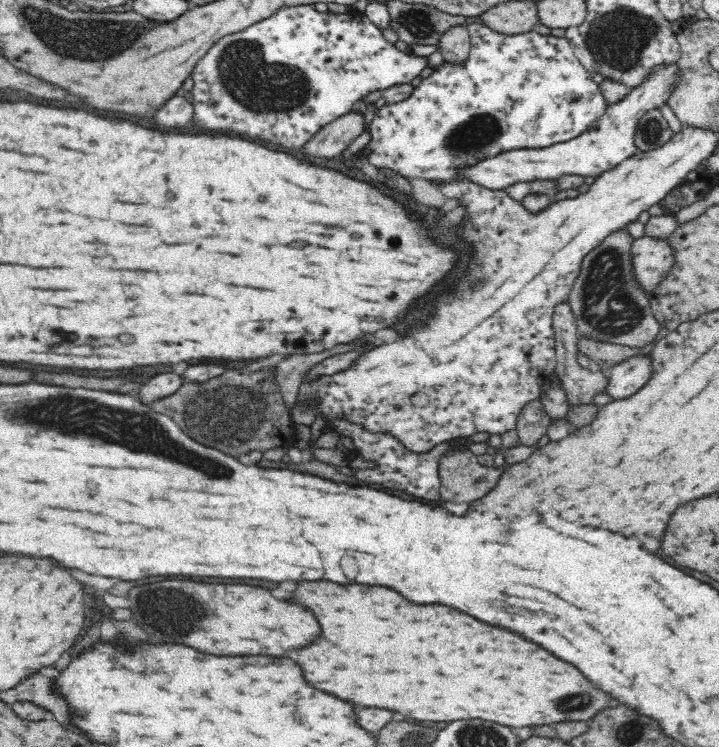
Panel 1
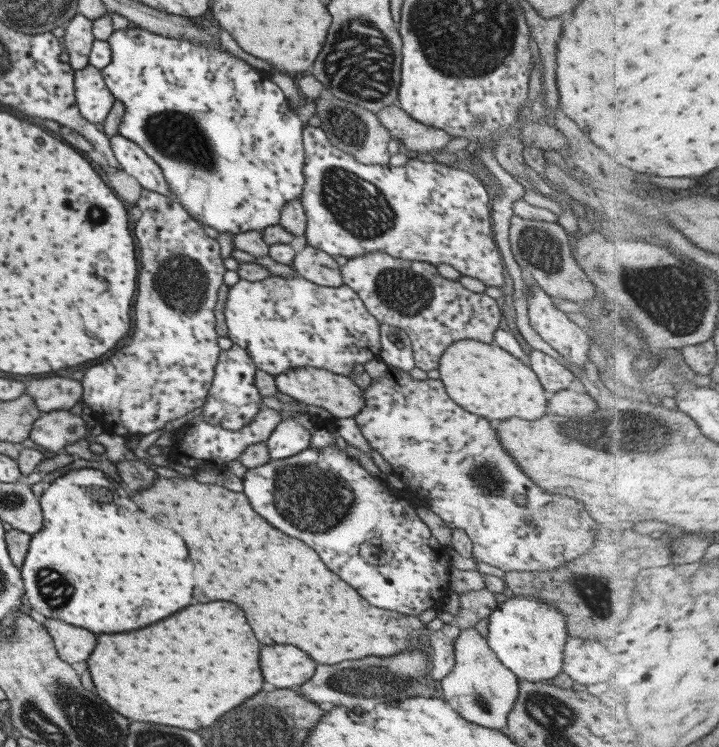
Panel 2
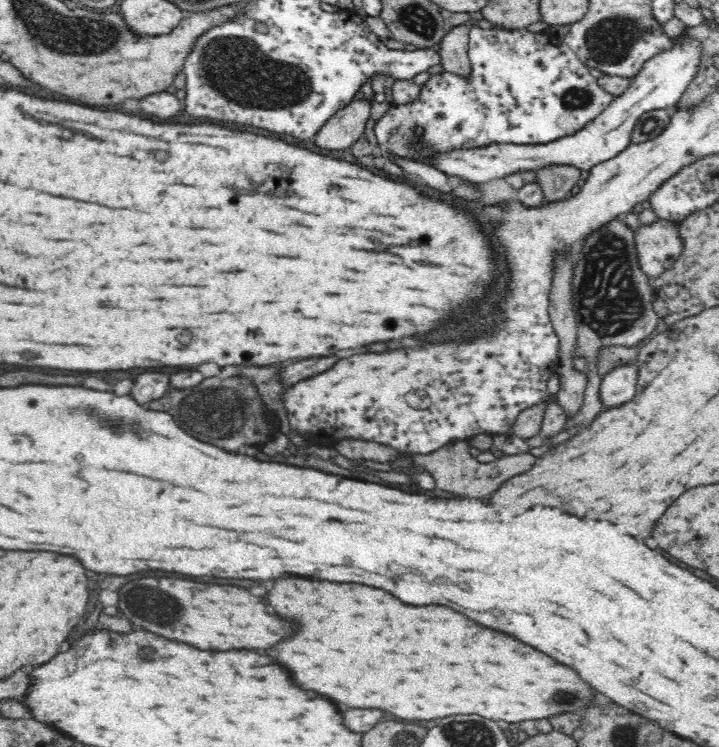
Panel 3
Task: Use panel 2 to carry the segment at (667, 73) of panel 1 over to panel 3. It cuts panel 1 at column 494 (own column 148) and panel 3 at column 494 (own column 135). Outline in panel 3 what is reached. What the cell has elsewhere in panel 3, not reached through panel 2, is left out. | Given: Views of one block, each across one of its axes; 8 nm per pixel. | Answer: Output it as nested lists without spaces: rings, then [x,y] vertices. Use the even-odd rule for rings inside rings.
[[[695,40],[674,42],[672,50],[660,52],[648,60],[622,96],[614,100],[582,130],[572,136],[564,136],[548,144],[492,144],[472,150],[452,150],[434,158],[434,166],[448,176],[458,176],[464,182],[488,184],[498,178],[508,178],[518,172],[532,172],[550,166],[571,166],[582,172],[590,172],[594,166],[616,158],[632,143],[632,132],[642,114],[656,109],[672,109],[684,94],[686,87],[698,70],[699,44]]]

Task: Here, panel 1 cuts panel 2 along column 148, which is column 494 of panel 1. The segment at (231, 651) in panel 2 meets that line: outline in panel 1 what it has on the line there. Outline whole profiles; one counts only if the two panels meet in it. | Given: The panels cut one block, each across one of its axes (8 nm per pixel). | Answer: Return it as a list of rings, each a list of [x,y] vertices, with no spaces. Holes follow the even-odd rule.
[[[300,582],[300,588],[292,594],[292,600],[300,602],[302,606],[310,608],[314,612],[314,616],[318,616],[318,622],[322,626],[322,638],[316,640],[314,644],[310,644],[308,648],[302,648],[298,652],[296,662],[300,664],[300,668],[304,670],[306,680],[318,688],[318,690],[326,690],[342,700],[348,700],[352,704],[360,704],[360,706],[368,706],[368,708],[386,708],[386,710],[394,710],[400,712],[408,718],[414,720],[428,720],[428,722],[454,722],[454,720],[470,720],[470,718],[480,718],[480,720],[492,720],[504,726],[516,726],[516,728],[524,728],[524,726],[544,726],[544,724],[556,724],[556,722],[584,721],[590,722],[599,712],[609,707],[612,695],[604,694],[600,688],[596,688],[594,684],[588,682],[588,678],[574,668],[572,664],[558,660],[556,656],[552,656],[548,650],[540,648],[538,644],[526,640],[524,636],[498,628],[498,626],[490,626],[486,622],[480,622],[460,610],[448,608],[444,604],[430,604],[430,606],[418,606],[412,604],[410,600],[406,600],[404,596],[400,596],[396,590],[390,588],[366,588],[364,584],[350,584],[350,586],[342,586],[342,584],[332,584],[332,582]]]

